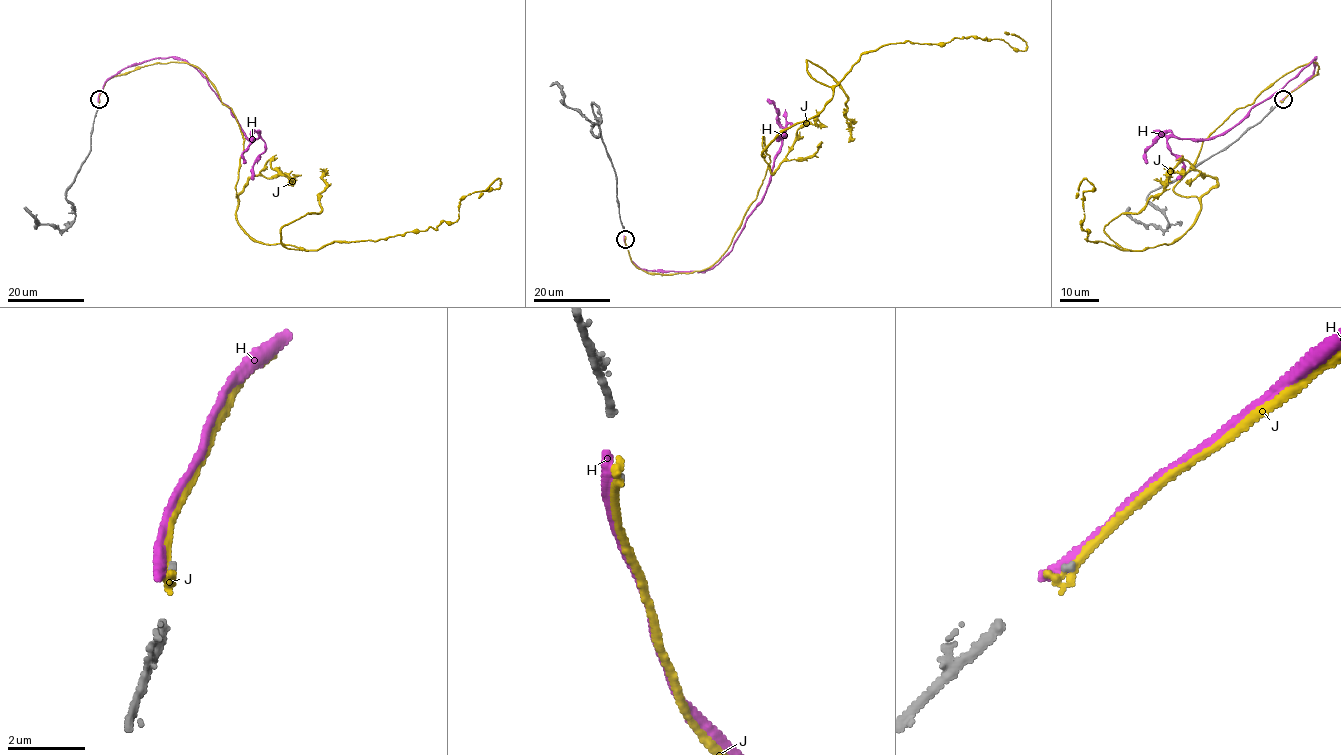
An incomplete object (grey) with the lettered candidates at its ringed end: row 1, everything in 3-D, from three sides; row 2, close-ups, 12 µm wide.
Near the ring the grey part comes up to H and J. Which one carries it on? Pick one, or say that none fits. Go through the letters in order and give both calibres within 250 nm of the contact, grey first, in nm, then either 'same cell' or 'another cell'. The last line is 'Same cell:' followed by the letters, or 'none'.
H: calibres 110 and 400 nm; another cell
J: calibres 110 and 280 nm; another cell
Same cell: none

